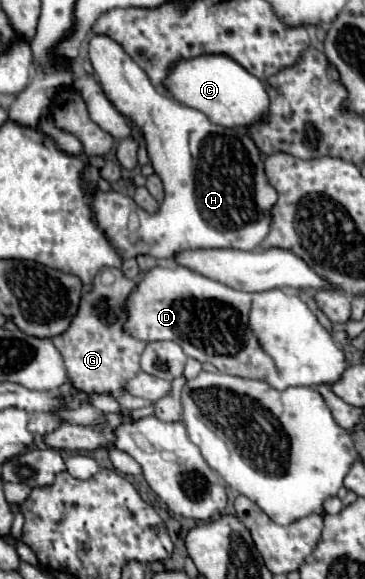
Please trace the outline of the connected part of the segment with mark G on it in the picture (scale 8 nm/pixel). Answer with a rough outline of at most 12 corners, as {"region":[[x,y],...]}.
{"region":[[105,267],[67,335],[53,339],[77,389],[121,393],[143,341],[123,333],[135,283]]}

